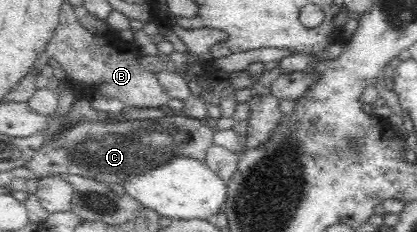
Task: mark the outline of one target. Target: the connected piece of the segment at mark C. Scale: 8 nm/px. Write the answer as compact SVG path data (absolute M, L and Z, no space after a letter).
M183 115L164 116L156 120L111 121L101 119L84 122L76 128L61 129L48 139L22 168L37 176L72 174L101 184L120 184L119 181L137 173L158 167L174 157L186 156L204 163L206 152L214 143L216 130L202 124L202 120Z

